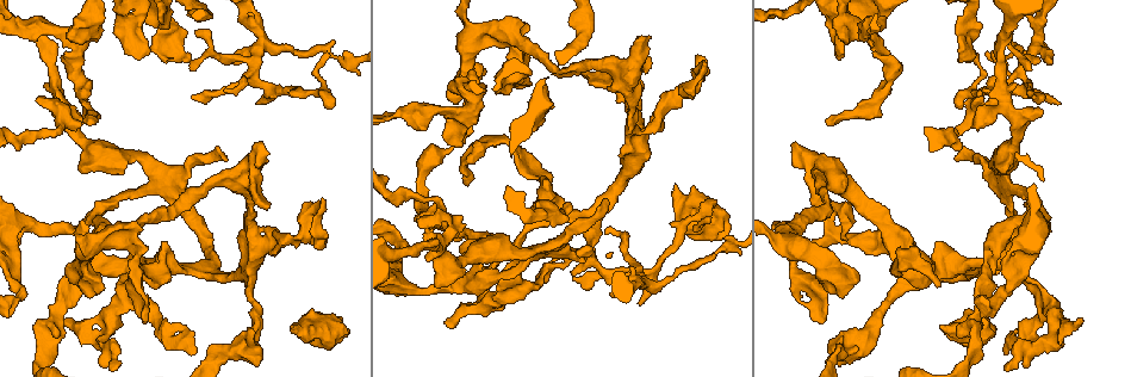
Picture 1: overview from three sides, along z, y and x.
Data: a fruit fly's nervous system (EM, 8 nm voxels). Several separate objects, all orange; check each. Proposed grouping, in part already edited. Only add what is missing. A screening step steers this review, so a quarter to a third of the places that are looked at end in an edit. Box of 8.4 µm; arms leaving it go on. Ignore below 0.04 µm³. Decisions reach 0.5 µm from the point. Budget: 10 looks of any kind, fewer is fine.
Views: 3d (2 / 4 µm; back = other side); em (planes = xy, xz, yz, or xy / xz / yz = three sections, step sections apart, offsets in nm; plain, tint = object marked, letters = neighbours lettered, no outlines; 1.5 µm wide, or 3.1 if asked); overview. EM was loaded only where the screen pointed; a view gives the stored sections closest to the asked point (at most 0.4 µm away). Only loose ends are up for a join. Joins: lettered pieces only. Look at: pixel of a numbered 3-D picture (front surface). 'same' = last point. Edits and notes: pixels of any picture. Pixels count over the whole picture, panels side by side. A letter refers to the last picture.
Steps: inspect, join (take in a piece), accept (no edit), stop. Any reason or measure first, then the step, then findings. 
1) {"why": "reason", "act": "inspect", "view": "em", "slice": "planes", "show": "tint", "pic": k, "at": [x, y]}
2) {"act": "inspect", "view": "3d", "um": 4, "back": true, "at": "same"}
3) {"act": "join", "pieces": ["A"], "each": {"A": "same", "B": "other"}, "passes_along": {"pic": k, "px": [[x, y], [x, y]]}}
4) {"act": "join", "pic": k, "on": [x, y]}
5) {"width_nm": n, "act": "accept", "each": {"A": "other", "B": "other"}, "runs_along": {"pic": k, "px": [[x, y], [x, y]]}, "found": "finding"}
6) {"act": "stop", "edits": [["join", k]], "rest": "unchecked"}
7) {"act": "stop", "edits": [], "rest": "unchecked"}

{"why": "thin end", "act": "inspect", "view": "em", "slice": "xy", "step": 8, "show": "letters", "pic": 1, "at": [698, 57]}

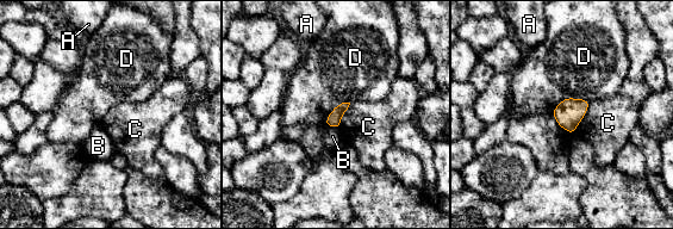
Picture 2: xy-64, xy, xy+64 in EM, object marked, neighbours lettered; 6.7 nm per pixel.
{"act": "inspect", "view": "em", "slice": "planes", "show": "letters", "at": "same"}

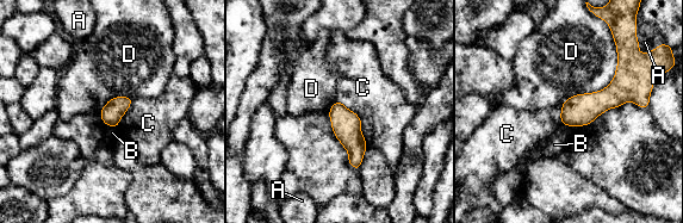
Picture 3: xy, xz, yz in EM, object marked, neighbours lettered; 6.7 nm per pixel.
{"act": "accept", "each": {"A": "other", "B": "other", "C": "other", "D": "other"}, "found": "none of them fits"}

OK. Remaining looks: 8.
{"why": "thick end", "act": "inspect", "view": "em", "slice": "planes", "show": "tint", "pic": 1, "at": [729, 232]}

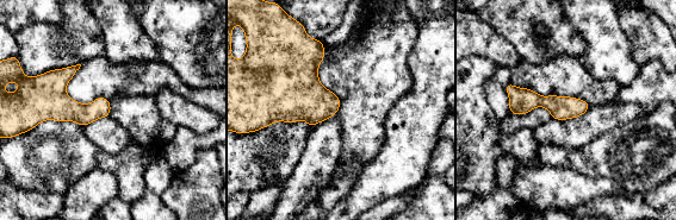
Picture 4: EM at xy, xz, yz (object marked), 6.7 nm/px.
{"act": "inspect", "view": "em", "slice": "planes", "show": "letters", "at": "same"}

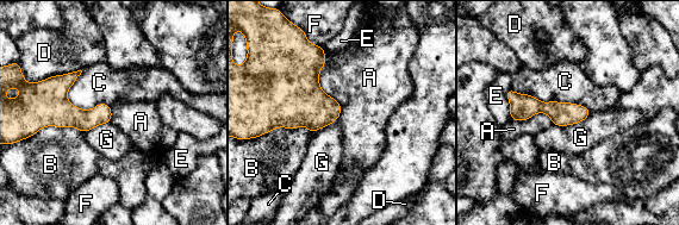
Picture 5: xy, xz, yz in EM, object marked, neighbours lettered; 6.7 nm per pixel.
{"act": "accept", "each": {"A": "other", "B": "other", "C": "other", "D": "other", "E": "other", "F": "other", "G": "other"}, "found": "none of them fits"}

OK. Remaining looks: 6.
{"why": "free end", "act": "inspect", "view": "em", "slice": "planes", "show": "plain", "pic": 1, "at": [972, 98]}

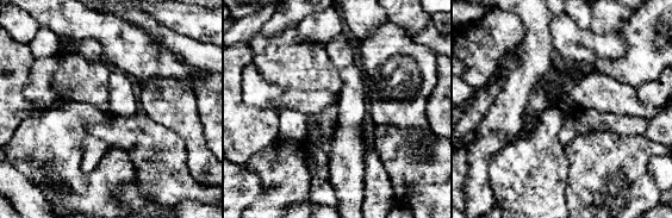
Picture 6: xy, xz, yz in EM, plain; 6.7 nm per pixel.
{"why": "where the object lies", "act": "inspect", "view": "em", "slice": "planes", "show": "tint", "at": "same"}

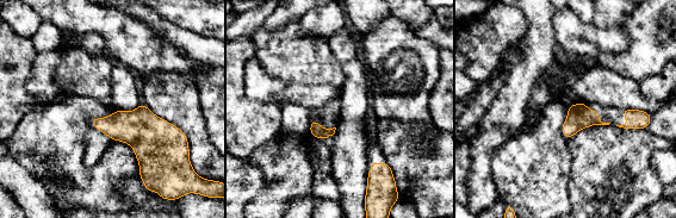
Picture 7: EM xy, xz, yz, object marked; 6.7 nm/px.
{"why": "see the neighbours", "act": "inspect", "view": "em", "slice": "planes", "show": "letters", "at": "same"}

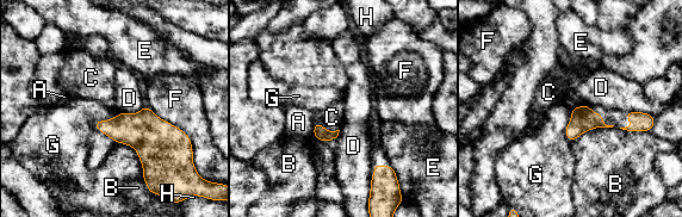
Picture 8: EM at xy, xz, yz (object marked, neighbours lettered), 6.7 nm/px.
{"act": "accept", "each": {"A": "other", "B": "other", "C": "other", "D": "other", "E": "other", "F": "other", "G": "other", "H": "other"}, "border": {"pic": 8, "px": [[314, 124], [339, 130]]}, "found": "no lettered piece goes on from it"}

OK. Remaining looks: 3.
{"why": "branch stops here", "act": "inspect", "view": "em", "slice": "planes", "show": "letters", "pic": 1, "at": [987, 92]}

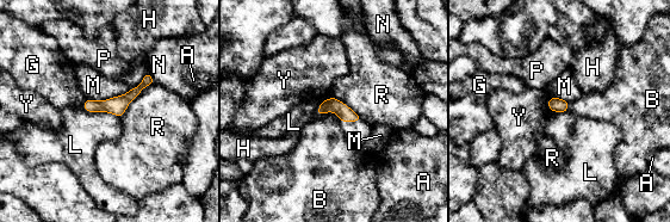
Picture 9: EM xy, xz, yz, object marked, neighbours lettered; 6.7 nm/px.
{"act": "accept", "each": {"A": "other", "B": "other", "G": "other", "H": "other", "L": "other", "M": "other", "N": "other", "P": "other", "R": "other", "Y": "other"}, "border": {"pic": 9, "px": [[322, 99], [316, 113], [339, 119]]}, "found": "no lettered piece goes on from it"}

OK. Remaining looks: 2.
{"act": "stop", "edits": [], "rest": "unchecked"}

